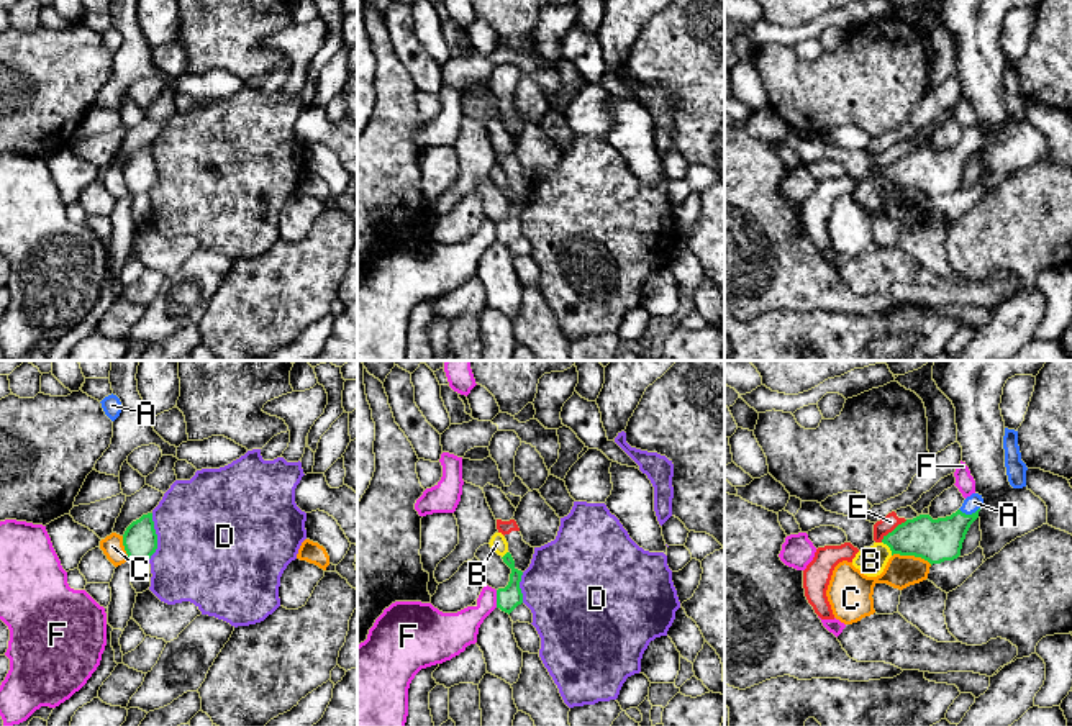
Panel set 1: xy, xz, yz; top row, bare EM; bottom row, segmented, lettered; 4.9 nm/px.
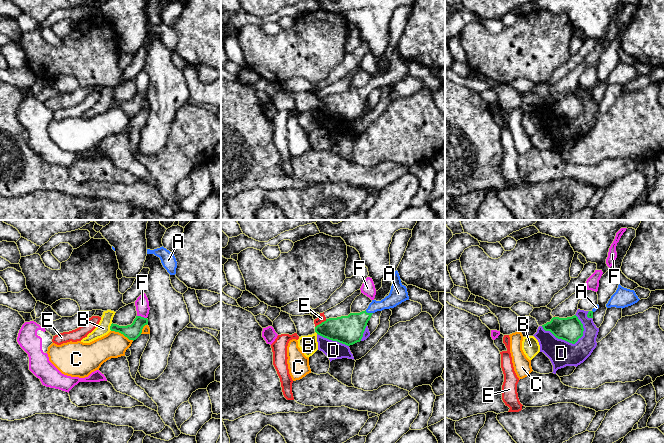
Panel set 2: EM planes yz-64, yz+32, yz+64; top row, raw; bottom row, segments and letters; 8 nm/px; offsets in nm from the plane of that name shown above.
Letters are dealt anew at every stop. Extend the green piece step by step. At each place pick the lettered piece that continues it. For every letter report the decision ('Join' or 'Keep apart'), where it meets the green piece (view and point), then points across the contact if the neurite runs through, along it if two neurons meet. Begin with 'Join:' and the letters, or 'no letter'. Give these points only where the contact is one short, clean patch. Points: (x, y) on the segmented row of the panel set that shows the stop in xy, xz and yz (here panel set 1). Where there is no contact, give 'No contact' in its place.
Join: A
A: Join. Touches green at yz (969, 515). Path across: yz (940, 539), (969, 515), (974, 502)
B: Keep apart. Touches green at yz (889, 546). Boundary: yz (882, 541), (892, 554)
C: Keep apart. Touches green at yz (912, 554). Boundary: yz (892, 554), (913, 554), (931, 564)
D: Keep apart. Touches green at xy (156, 536). Boundary: xy (153, 513), (156, 551), (148, 559)
E: Keep apart. Touches green at yz (895, 528). Boundary: yz (907, 520), (899, 523), (881, 541)
F: Keep apart. Touches green at xz (497, 598). Boundary: xz (495, 590), (497, 607)

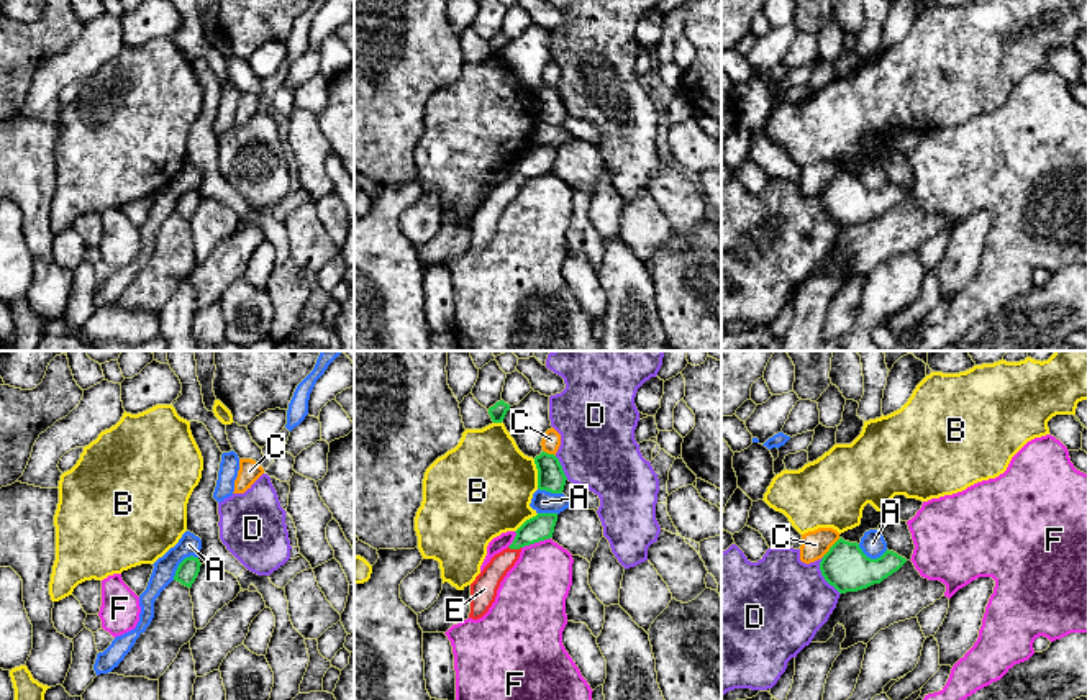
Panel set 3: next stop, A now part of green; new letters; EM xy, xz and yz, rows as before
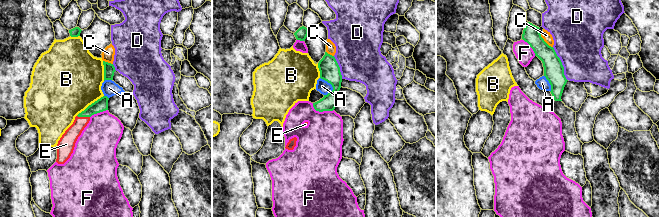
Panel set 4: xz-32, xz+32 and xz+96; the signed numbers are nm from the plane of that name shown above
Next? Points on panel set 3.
Join: E
A: Keep apart. Touches green at xy (181, 563). Boundary: xy (197, 556), (187, 556), (176, 569), (172, 579)
B: Keep apart. Touches green at xz (538, 474)
C: Keep apart. Touches green at yz (830, 548)
D: Keep apart. Touches green at yz (822, 574). Boundary: yz (822, 558), (822, 576), (840, 594)
E: Join. Touches green at xz (515, 548)
F: Keep apart. Touches green at xz (535, 541)

